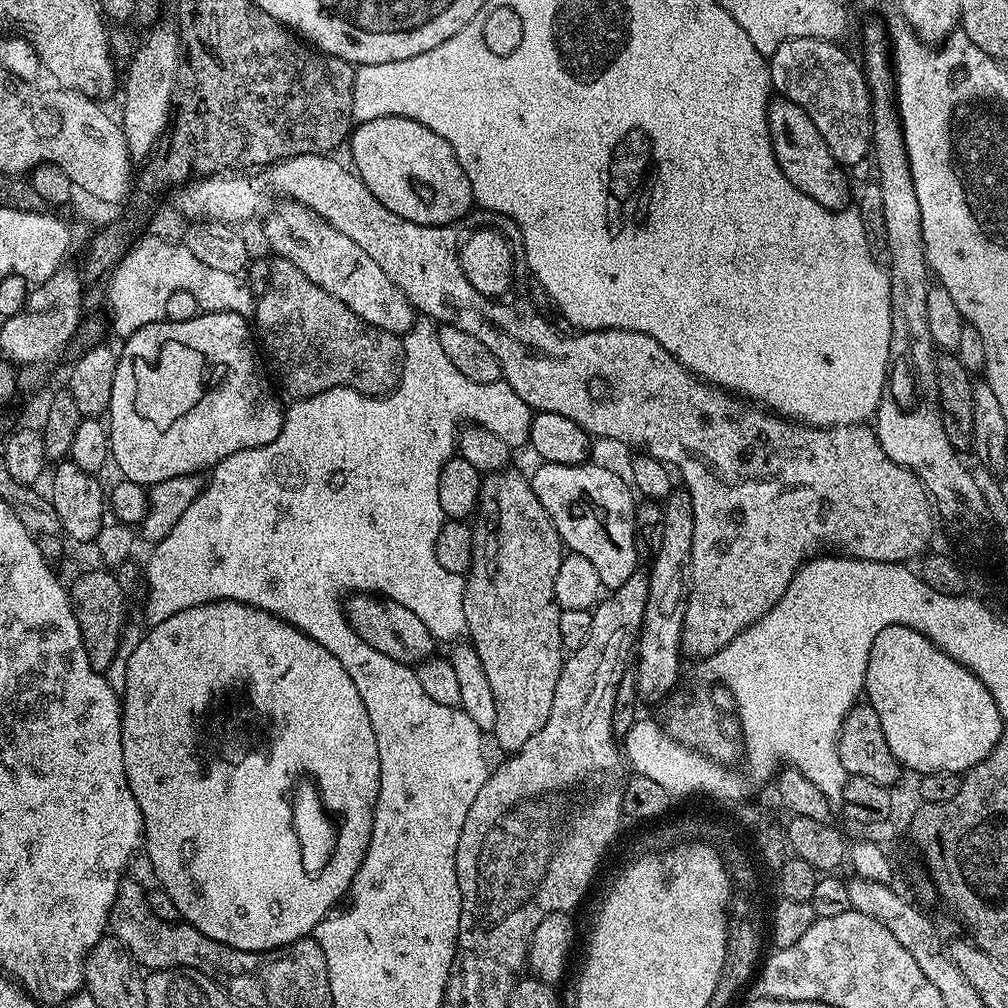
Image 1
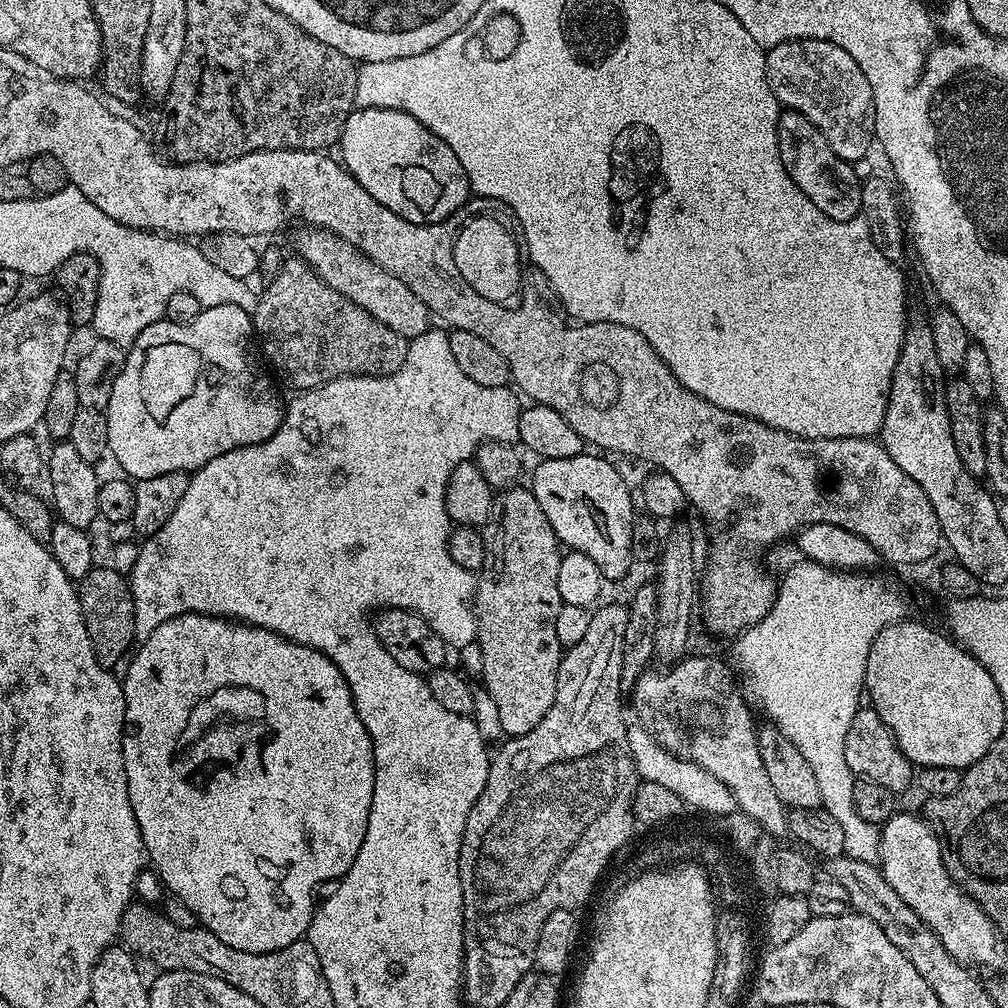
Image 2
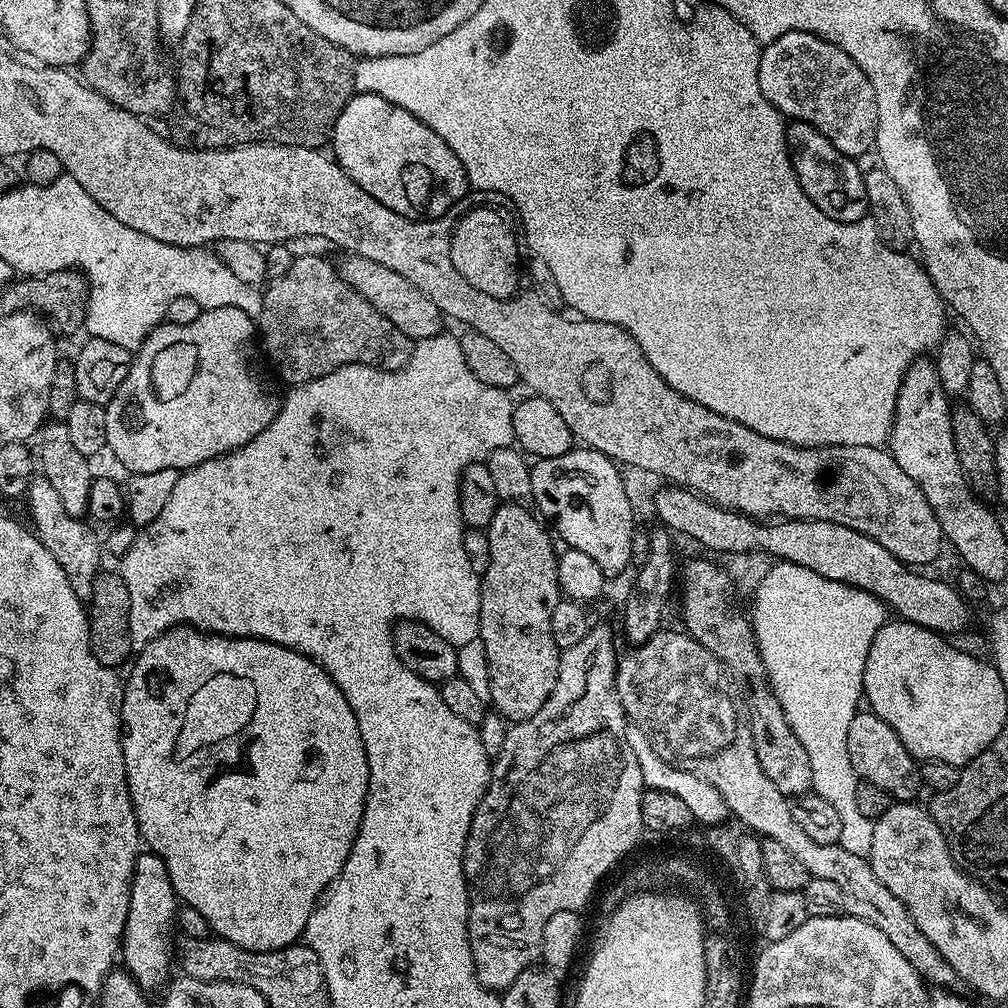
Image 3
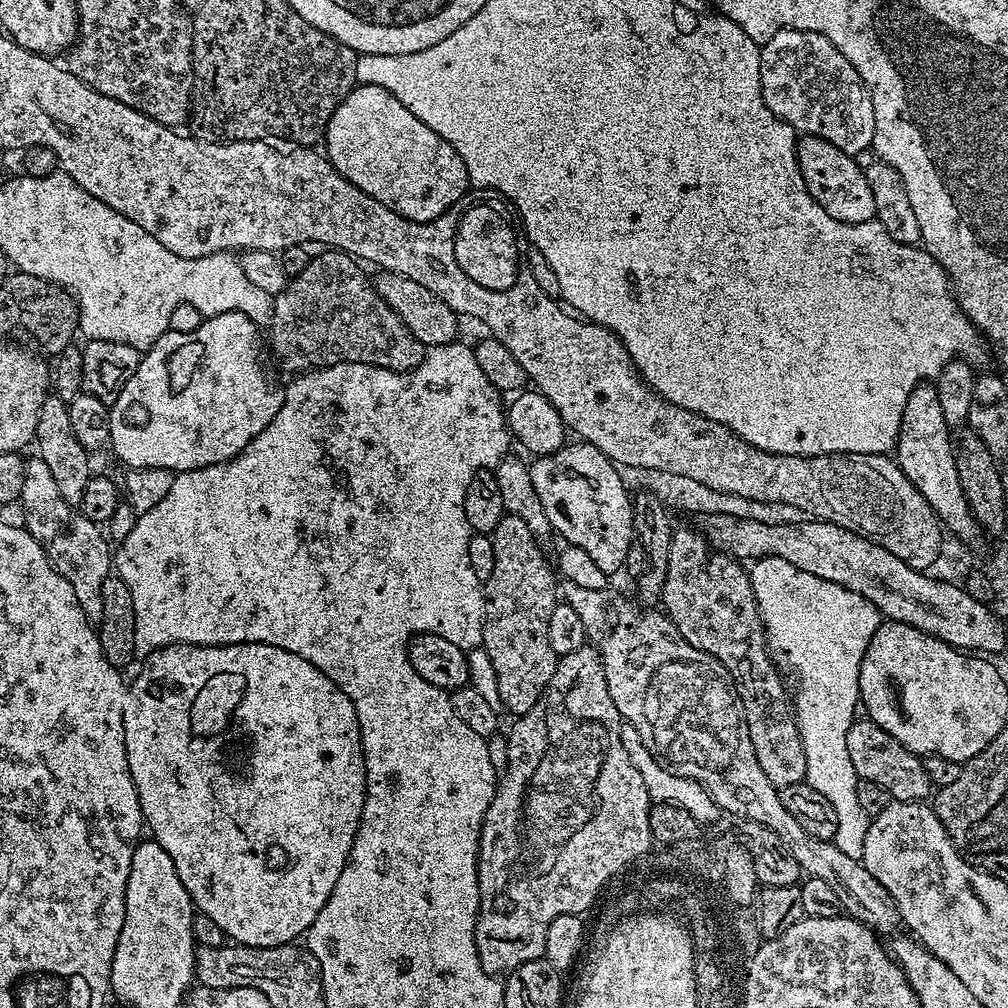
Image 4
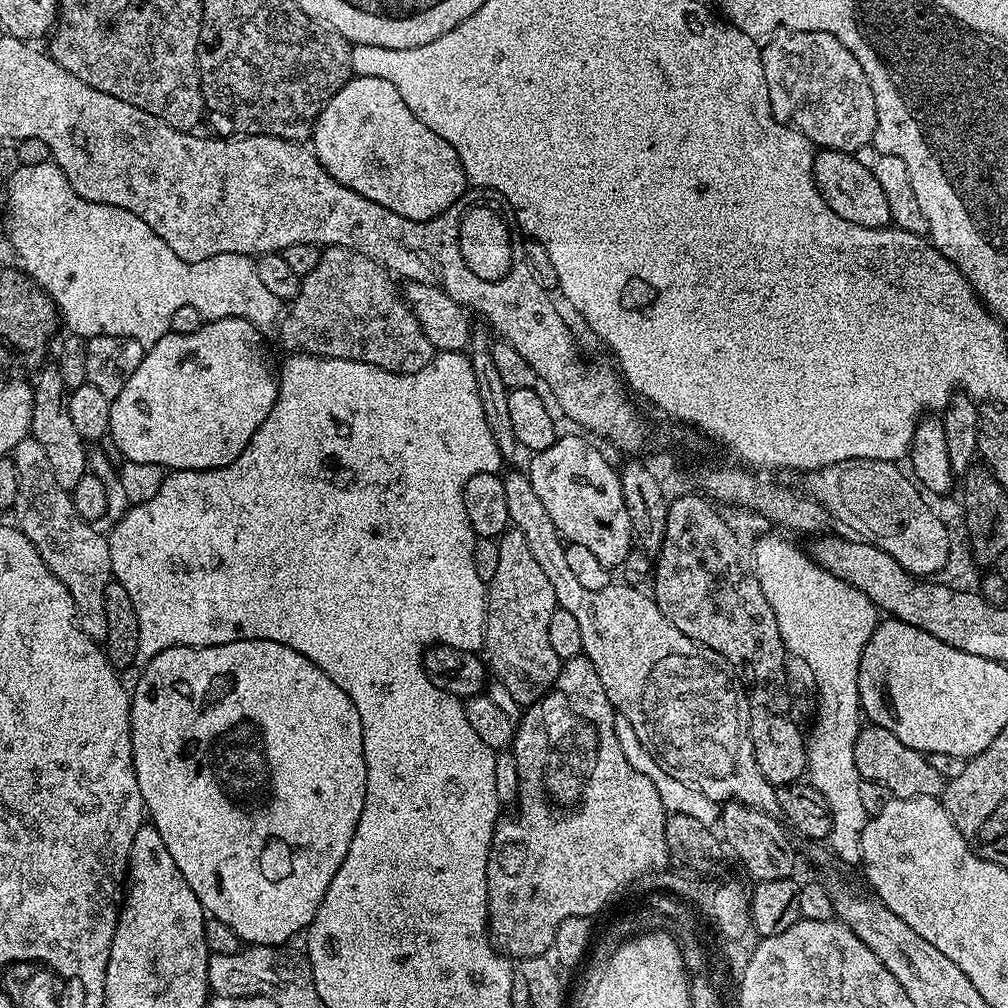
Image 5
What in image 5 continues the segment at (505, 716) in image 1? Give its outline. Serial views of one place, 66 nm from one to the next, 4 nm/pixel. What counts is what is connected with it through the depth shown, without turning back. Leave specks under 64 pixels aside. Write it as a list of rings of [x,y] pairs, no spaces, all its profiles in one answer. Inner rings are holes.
[[[515,530],[504,532],[498,540],[498,571],[486,586],[488,597],[488,616],[484,618],[484,646],[486,664],[491,675],[500,679],[502,687],[516,704],[527,706],[542,699],[552,688],[553,682],[560,673],[561,660],[550,647],[550,614],[557,608],[554,590],[546,578],[546,573],[538,567],[534,554],[530,554],[530,546],[526,546],[526,538]]]

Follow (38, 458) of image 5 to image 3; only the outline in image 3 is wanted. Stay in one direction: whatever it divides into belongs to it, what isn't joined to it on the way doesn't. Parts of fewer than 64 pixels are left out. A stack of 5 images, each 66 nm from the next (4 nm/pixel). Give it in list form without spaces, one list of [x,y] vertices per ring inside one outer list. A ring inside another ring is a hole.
[[[43,474],[37,475],[26,493],[28,500],[28,510],[32,514],[31,527],[34,529],[37,539],[54,554],[54,559],[58,561],[58,566],[62,566],[62,571],[66,573],[66,578],[70,578],[70,586],[74,586],[74,594],[85,602],[92,599],[92,587],[96,585],[96,577],[102,571],[100,565],[100,552],[102,556],[102,540],[92,533],[91,523],[83,524],[85,521],[78,516],[72,516],[62,506],[62,498],[58,498],[54,486]]]

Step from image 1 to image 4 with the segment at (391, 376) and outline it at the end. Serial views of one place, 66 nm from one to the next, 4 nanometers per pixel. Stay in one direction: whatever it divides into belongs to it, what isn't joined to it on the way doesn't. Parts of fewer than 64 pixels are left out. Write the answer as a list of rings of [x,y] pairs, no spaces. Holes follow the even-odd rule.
[[[324,250],[321,256],[313,255],[309,259],[306,270],[302,270],[302,274],[291,277],[288,284],[272,302],[272,319],[270,321],[270,329],[272,328],[272,338],[270,334],[270,348],[274,353],[275,359],[286,367],[293,368],[293,373],[299,374],[305,370],[313,368],[327,368],[329,364],[373,364],[379,368],[385,368],[391,372],[401,371],[402,366],[408,360],[408,335],[410,330],[404,325],[402,318],[393,310],[390,305],[376,292],[376,285],[368,276],[359,268],[361,265],[357,263],[348,253],[339,250]]]

